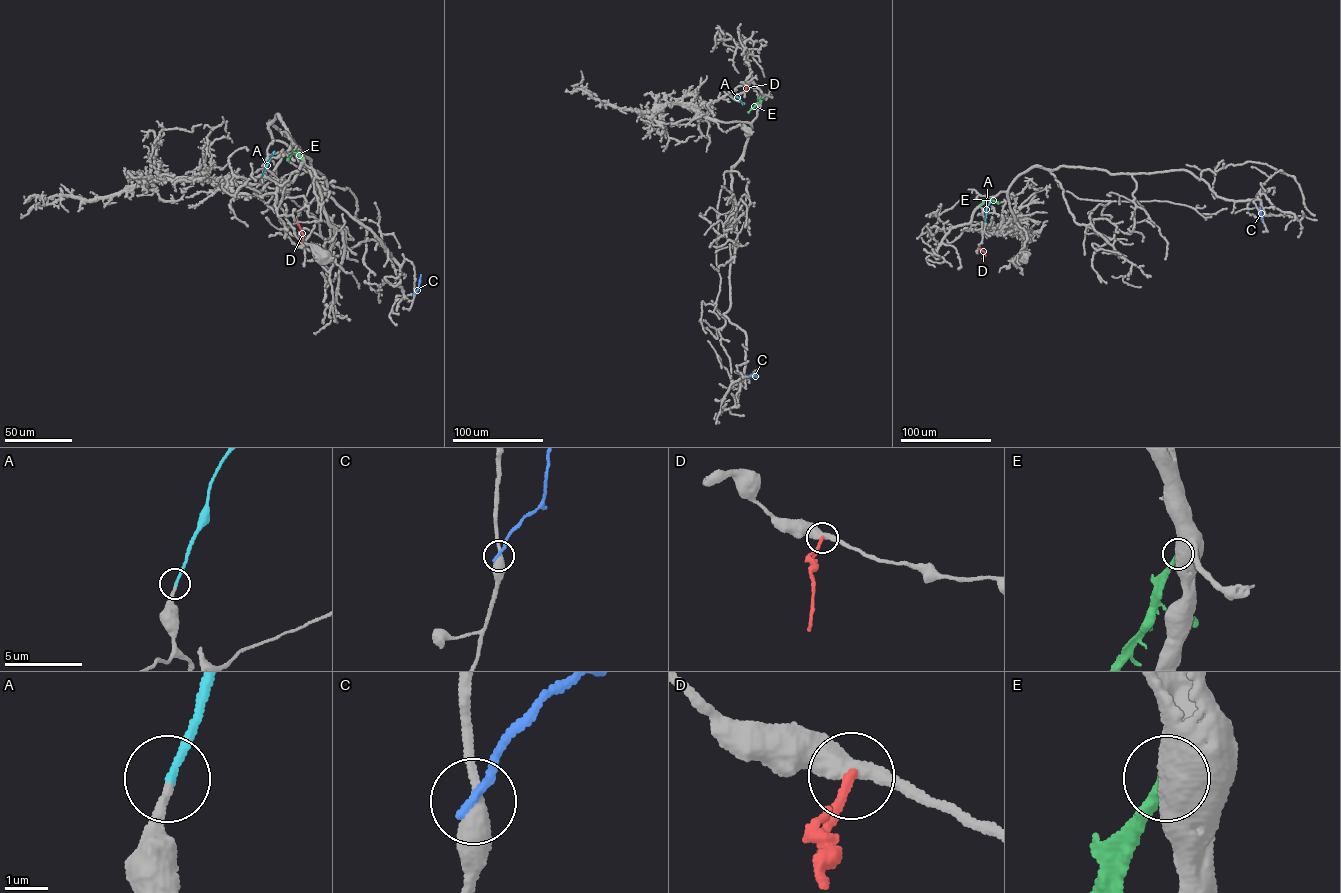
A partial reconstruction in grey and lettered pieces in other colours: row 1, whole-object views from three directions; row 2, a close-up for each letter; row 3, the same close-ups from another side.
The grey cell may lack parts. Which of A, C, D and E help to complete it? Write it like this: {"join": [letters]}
{"join": ["A"]}

